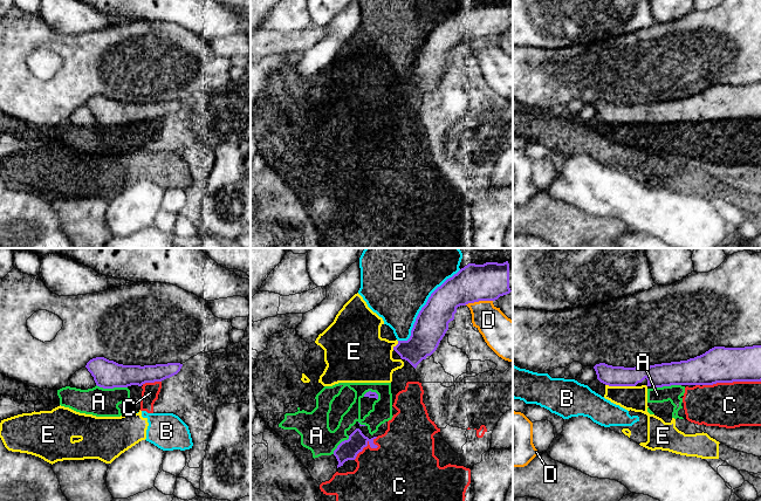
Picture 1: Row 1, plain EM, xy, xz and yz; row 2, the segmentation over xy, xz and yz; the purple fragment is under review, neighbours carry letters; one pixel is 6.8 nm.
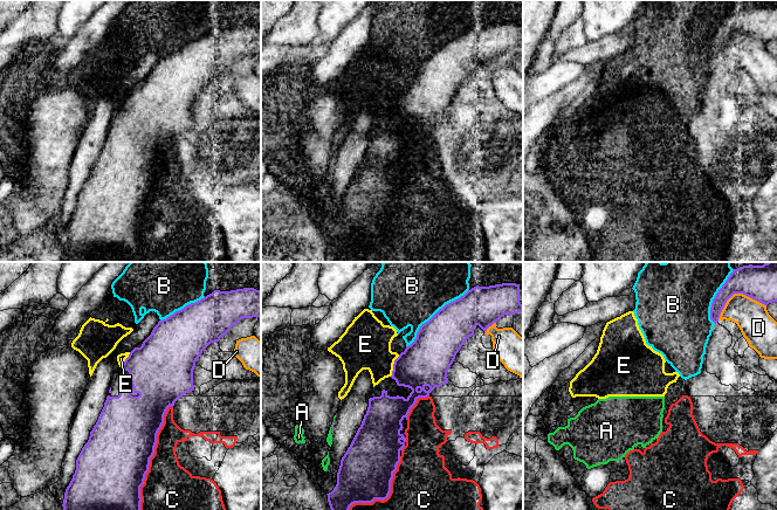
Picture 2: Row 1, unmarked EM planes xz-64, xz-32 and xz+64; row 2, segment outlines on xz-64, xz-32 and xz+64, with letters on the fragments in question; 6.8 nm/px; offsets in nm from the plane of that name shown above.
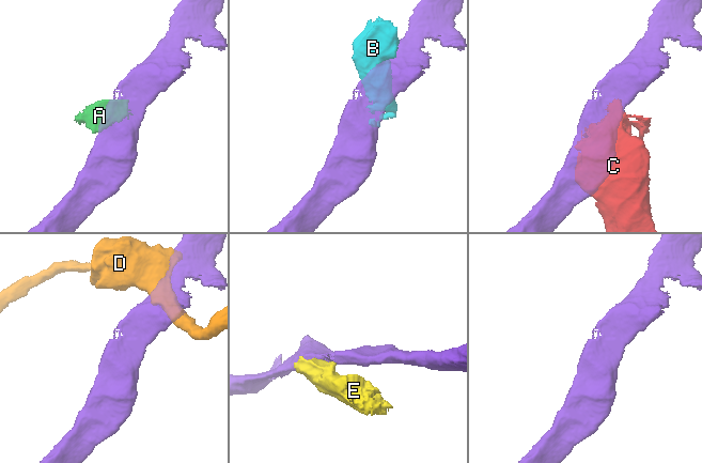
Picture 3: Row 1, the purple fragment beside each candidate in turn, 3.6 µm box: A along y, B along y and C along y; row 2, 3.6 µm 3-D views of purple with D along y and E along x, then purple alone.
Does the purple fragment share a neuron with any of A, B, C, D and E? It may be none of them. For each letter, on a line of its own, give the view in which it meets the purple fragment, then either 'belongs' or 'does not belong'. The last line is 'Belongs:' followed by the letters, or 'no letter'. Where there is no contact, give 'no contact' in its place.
A: meets purple in xy; does not belong
B: meets purple in xz; does not belong
C: meets purple in yz; does not belong
D: meets purple in xz; does not belong
E: meets purple in yz; does not belong
Belongs: no letter

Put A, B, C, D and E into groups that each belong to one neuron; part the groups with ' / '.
A C / B E / D

